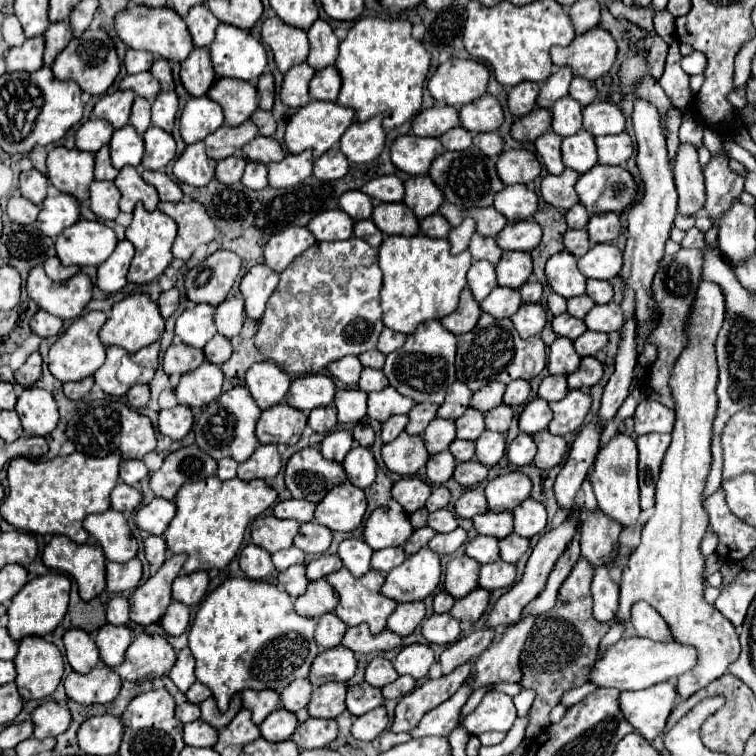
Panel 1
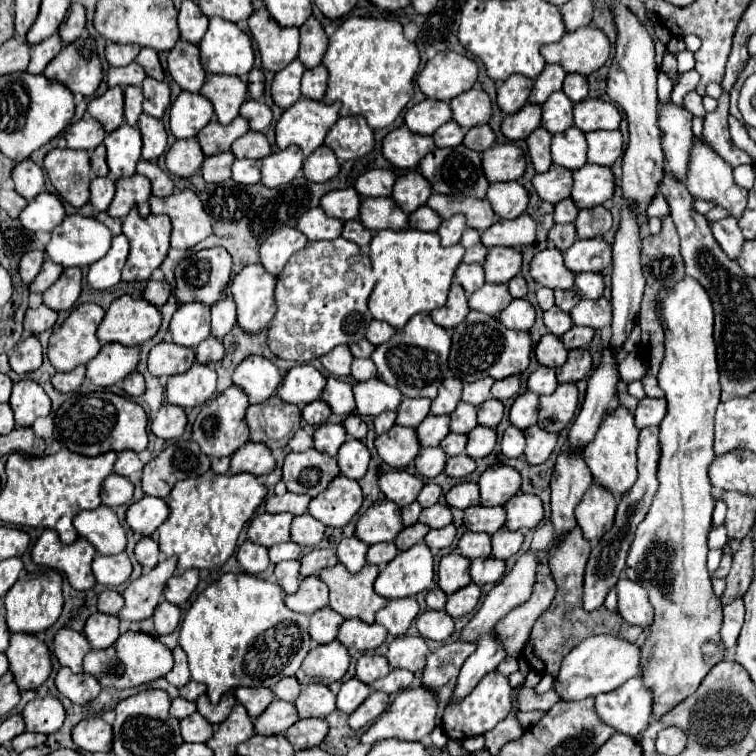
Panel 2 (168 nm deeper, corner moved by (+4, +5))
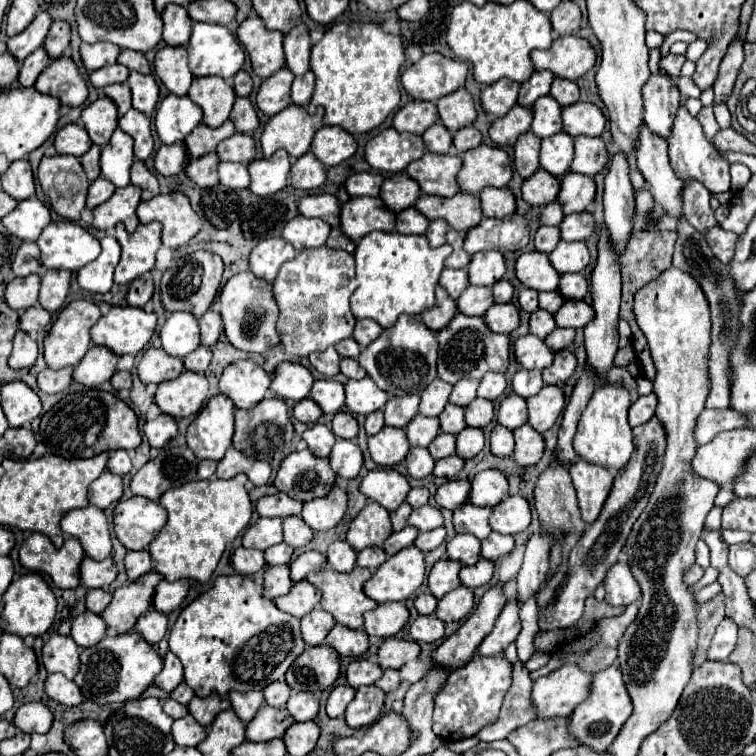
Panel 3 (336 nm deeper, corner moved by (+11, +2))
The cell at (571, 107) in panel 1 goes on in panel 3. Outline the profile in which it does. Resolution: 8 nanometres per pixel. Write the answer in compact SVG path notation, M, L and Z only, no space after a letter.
M540 96L536 104L530 106L534 120L532 120L532 132L538 138L554 136L562 130L562 116L560 116L560 104L552 96Z

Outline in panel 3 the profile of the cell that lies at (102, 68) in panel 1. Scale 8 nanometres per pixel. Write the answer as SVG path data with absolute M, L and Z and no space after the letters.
M56 58L38 76L34 88L60 100L62 106L80 106L88 98L88 86L72 58Z

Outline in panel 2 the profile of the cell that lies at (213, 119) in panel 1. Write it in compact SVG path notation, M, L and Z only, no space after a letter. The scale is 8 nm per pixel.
M183 91L169 111L169 127L177 139L195 137L211 119L213 119L213 105L201 93Z

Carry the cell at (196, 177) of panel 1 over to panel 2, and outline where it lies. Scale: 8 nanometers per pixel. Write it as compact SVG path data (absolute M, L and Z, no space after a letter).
M179 139L165 155L167 169L177 177L193 177L203 165L203 151L199 141L193 139Z

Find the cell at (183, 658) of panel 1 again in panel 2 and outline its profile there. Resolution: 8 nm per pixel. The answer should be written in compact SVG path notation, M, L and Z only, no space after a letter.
M175 647L175 649L173 649L173 657L175 657L175 665L173 665L173 669L165 675L165 679L167 679L171 685L175 685L175 687L183 687L183 685L191 679L189 669L187 669L187 657L185 657L185 653L183 653L181 647Z

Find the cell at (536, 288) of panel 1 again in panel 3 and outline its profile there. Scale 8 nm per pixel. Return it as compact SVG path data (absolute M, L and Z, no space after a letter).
M498 280L494 286L492 286L492 294L494 294L494 302L510 302L512 298L512 284L508 280Z

